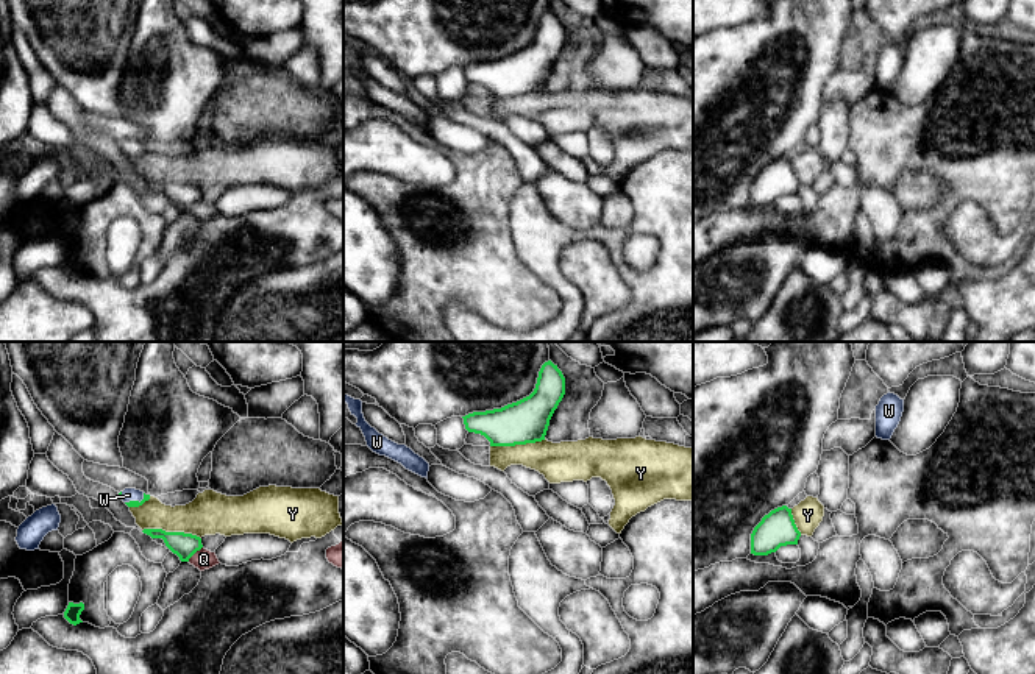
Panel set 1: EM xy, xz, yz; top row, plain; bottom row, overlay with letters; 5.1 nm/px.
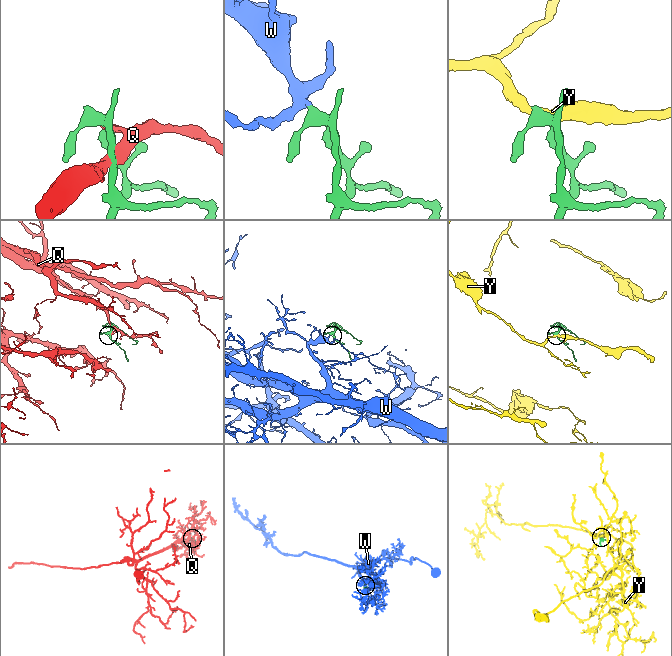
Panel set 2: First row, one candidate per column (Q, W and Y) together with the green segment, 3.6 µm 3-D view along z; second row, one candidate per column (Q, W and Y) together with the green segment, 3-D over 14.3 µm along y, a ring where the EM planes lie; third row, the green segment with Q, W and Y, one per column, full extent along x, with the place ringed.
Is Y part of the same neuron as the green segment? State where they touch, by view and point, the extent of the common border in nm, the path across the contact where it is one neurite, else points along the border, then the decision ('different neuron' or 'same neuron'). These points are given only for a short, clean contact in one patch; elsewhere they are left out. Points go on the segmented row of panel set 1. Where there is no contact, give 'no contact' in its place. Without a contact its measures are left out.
contact xy (172, 532); length 300 nm; border xy (142, 529), (183, 531), (200, 539); different neuron

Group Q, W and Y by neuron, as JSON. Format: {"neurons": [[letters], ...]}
{"neurons": [["Q"], ["W"], ["Y"]]}

